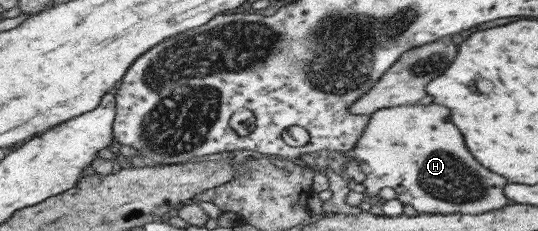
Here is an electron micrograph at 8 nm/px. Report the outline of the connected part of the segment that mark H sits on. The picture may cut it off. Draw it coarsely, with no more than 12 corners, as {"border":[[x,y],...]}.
{"border":[[438,104],[368,115],[351,152],[417,214],[512,203]]}

